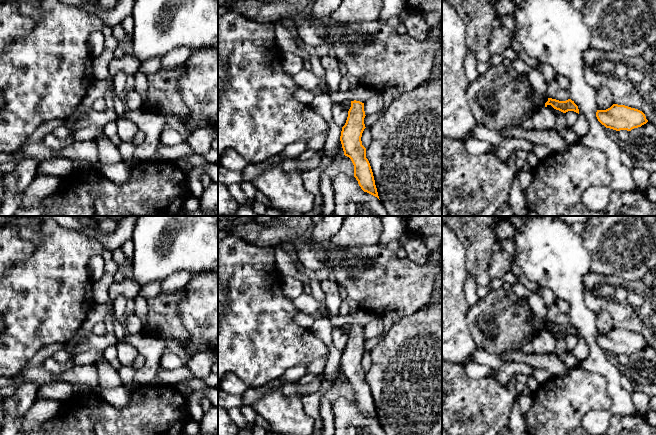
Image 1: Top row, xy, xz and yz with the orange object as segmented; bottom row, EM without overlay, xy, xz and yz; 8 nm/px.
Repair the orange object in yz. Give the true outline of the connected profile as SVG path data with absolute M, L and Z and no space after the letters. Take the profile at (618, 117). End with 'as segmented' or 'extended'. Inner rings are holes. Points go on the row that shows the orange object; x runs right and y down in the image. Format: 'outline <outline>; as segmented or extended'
outline M613 104L606 110L597 110L596 117L606 128L616 131L631 131L648 122L642 111L618 104Z; as segmented

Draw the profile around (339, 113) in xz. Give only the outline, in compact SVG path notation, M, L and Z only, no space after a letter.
M334 104L332 107L332 118L334 123L343 127L348 117L348 110L342 104Z

